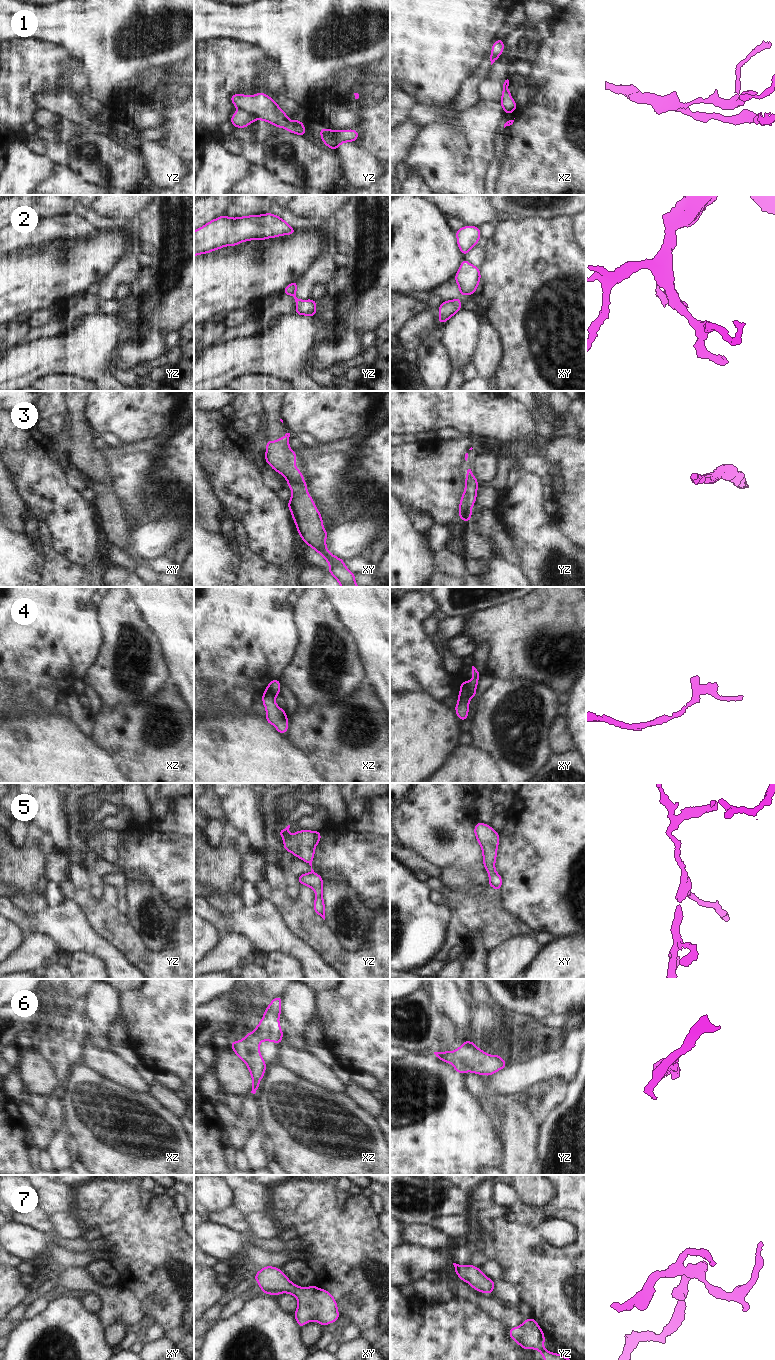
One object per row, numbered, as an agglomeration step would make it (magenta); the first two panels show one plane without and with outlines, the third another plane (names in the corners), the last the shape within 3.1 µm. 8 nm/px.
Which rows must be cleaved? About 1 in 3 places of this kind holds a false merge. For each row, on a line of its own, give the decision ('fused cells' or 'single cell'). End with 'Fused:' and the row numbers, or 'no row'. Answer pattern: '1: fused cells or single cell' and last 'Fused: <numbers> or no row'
1: single cell
2: single cell
3: single cell
4: fused cells
5: single cell
6: single cell
7: single cell
Fused: 4

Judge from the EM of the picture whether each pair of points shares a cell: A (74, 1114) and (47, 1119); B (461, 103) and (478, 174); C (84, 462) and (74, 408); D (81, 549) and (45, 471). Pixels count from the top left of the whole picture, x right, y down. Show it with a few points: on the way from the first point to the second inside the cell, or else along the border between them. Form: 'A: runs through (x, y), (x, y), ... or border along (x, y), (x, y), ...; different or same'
A: border along (58, 1094), (63, 1110), (63, 1121); different
B: border along (479, 100), (461, 113); different
C: runs through (81, 449), (81, 432), (76, 421); same
D: runs through (73, 530), (72, 522), (49, 490); same

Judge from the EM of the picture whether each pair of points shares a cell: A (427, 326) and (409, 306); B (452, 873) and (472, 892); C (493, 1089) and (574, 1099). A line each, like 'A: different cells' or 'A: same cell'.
A: different cells
B: same cell
C: different cells

